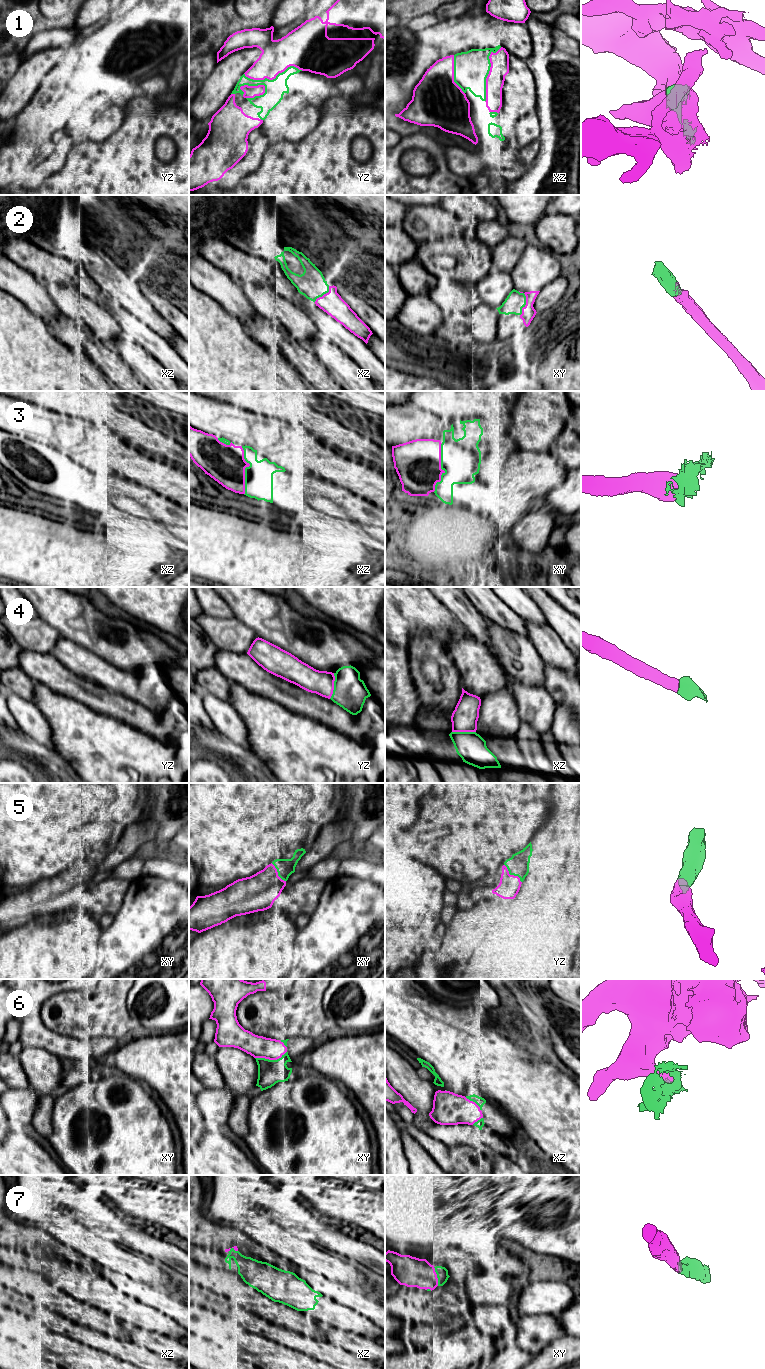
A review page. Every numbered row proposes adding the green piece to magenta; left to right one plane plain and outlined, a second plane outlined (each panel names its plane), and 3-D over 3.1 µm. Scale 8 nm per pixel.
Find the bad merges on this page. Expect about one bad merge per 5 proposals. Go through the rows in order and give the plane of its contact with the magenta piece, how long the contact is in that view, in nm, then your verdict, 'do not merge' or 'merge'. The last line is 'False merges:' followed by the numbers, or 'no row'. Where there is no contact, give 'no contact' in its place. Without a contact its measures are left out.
1: yz | 480 nm | merge
2: xy | 200 nm | merge
3: xy | 400 nm | merge
4: yz | 220 nm | merge
5: yz | 200 nm | merge
6: xy | 260 nm | do not merge
7: xy | 160 nm | merge
False merges: 6

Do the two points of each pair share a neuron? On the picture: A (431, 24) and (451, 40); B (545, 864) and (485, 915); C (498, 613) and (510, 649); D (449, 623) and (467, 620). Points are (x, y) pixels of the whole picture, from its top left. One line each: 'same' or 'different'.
A: same
B: different
C: different
D: different

